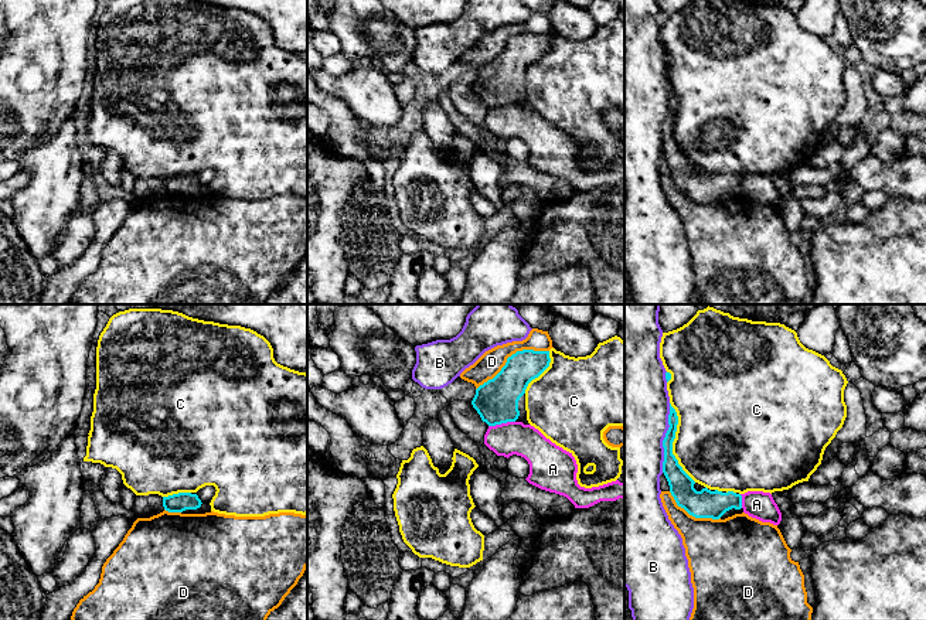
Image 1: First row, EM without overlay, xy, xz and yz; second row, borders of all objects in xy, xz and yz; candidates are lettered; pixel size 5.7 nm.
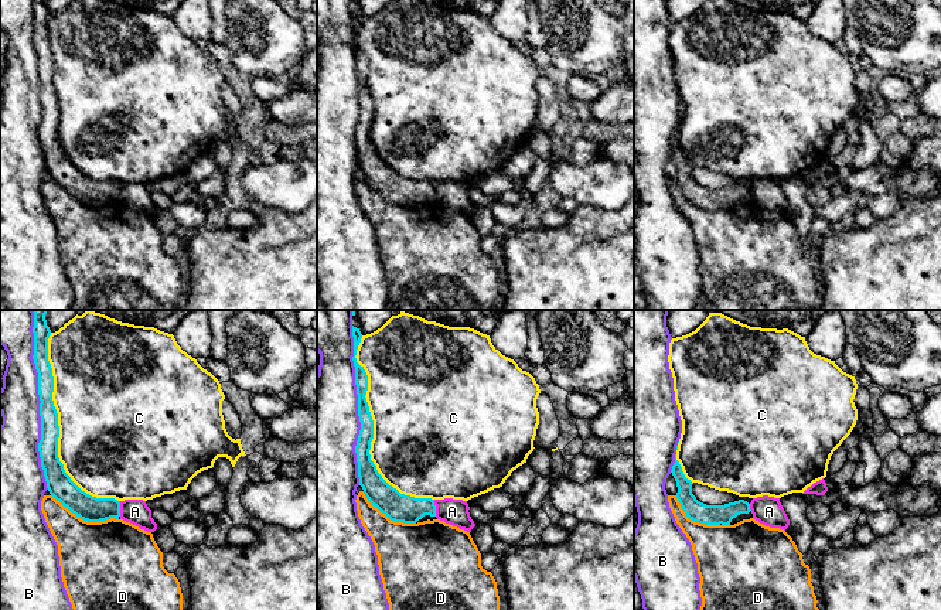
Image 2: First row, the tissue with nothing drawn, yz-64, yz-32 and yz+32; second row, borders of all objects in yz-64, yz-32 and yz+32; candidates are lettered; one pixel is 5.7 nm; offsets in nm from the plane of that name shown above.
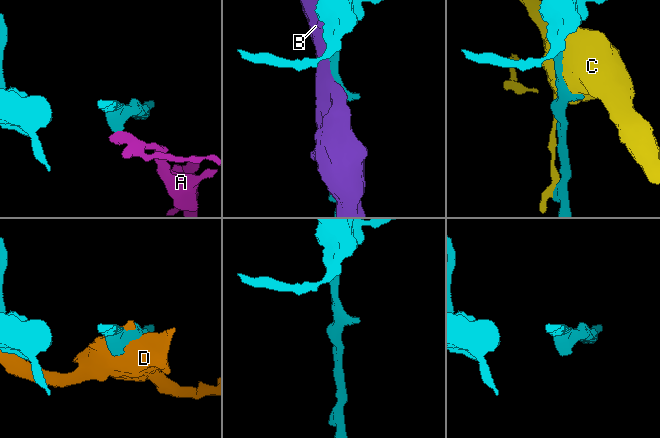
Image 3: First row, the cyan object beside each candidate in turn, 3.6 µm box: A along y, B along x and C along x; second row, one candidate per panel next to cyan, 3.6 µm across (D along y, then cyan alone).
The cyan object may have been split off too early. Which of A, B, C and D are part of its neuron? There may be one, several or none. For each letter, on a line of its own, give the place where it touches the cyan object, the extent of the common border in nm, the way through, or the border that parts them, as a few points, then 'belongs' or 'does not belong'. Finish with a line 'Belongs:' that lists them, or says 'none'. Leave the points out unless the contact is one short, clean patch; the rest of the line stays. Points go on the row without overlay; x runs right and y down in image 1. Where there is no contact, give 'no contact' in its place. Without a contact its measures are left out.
A: contact xz (501, 105); length 160 nm; border xz (514, 104), (489, 109); does not belong
B: contact yz (664, 121); length 400 nm; does not belong
C: contact yz (673, 123); length 480 nm; does not belong
D: contact xz (511, 38); length 480 nm; does not belong
Belongs: none

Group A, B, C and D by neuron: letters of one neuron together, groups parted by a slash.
A / B / C / D

